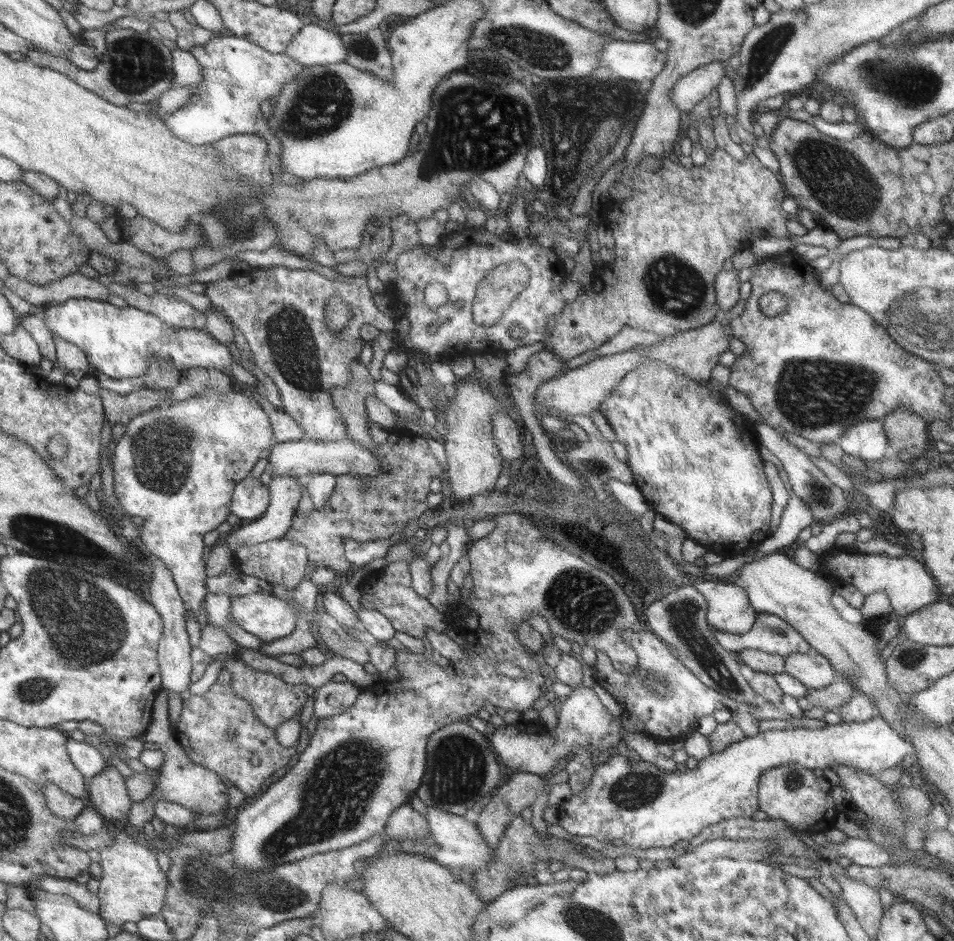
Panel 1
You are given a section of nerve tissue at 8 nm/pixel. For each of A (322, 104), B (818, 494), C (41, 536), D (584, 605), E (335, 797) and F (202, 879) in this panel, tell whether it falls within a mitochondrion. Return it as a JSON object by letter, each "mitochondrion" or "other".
{"A":"mitochondrion","B":"mitochondrion","C":"mitochondrion","D":"mitochondrion","E":"mitochondrion","F":"mitochondrion"}

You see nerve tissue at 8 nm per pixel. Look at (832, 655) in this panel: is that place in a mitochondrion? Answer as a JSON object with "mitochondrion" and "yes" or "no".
{"mitochondrion":"no"}

